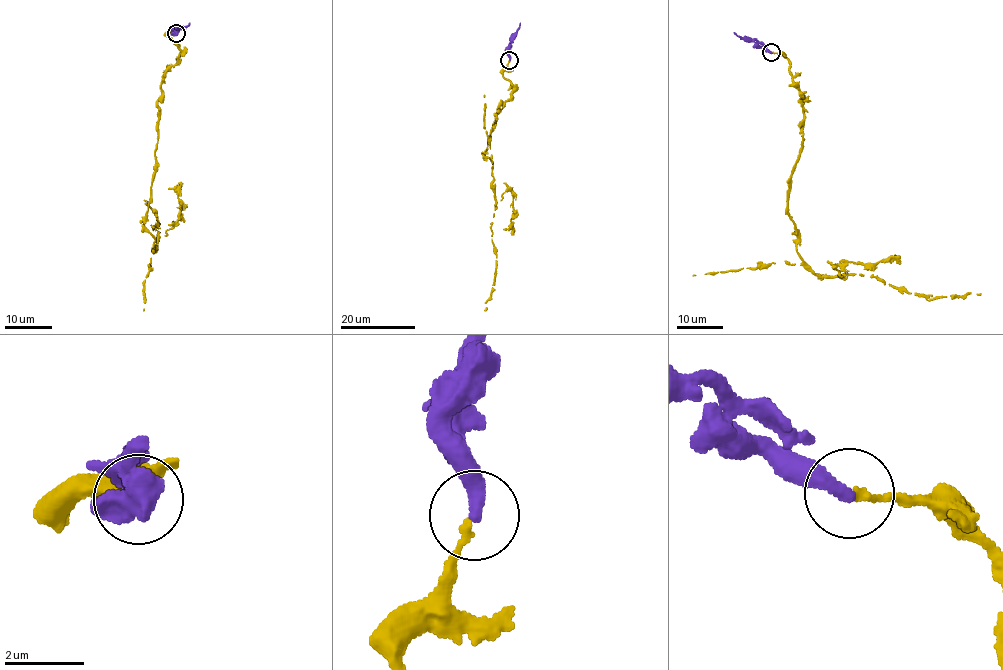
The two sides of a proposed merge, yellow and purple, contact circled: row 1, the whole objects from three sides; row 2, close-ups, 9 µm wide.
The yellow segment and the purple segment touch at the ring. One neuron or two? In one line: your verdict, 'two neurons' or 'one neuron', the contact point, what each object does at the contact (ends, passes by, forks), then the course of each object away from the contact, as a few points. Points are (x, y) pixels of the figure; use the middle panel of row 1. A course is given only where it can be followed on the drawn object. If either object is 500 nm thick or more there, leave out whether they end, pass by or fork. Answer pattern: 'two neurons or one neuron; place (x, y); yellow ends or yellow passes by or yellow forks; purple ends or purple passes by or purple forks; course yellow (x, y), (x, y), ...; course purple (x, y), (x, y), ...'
two neurons; place (509, 60); yellow ends; purple ends; course yellow (509, 60), (503, 75), (513, 87), (511, 96), (495, 114), (484, 157), (492, 166), (496, 258), (484, 310); course purple (509, 60), (507, 47), (520, 22)

